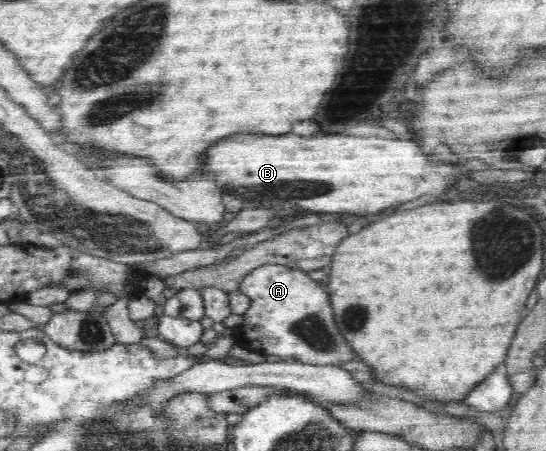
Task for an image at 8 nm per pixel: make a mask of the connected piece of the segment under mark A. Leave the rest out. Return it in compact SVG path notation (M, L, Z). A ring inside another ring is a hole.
M275 262L274 264L263 264L246 274L238 289L250 297L251 303L244 314L244 324L234 328L235 343L246 346L248 350L257 355L258 359L268 354L280 357L282 362L286 362L287 359L296 359L295 362L308 365L337 367L346 362L360 362L350 345L340 336L324 282L310 279L303 270L288 268L284 266L284 263Z

